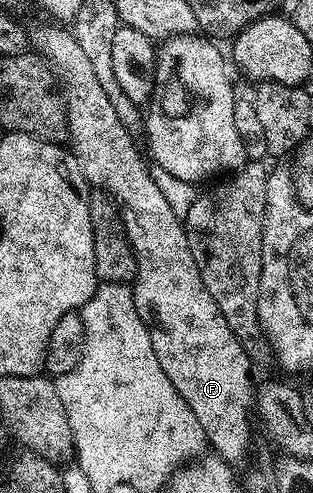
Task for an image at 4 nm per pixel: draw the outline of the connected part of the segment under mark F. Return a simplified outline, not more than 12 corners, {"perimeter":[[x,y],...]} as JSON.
{"perimeter":[[32,28],[85,181],[132,252],[154,354],[211,451],[254,424],[249,360],[78,38]]}

